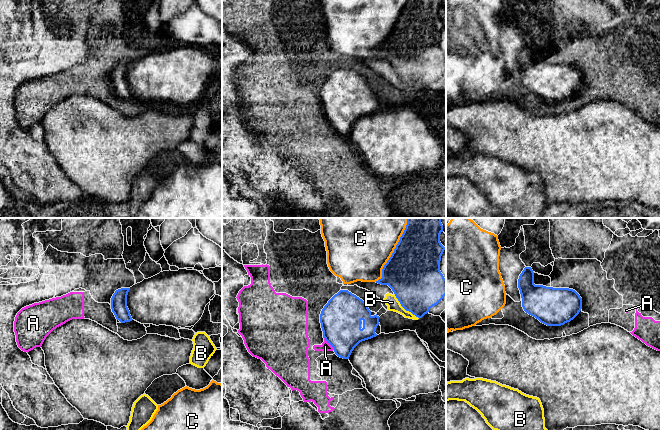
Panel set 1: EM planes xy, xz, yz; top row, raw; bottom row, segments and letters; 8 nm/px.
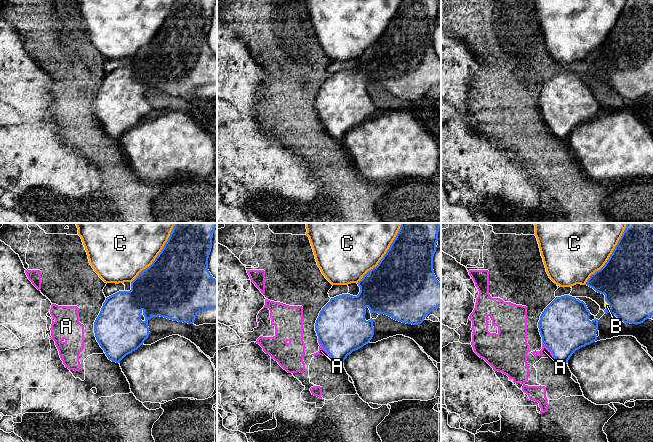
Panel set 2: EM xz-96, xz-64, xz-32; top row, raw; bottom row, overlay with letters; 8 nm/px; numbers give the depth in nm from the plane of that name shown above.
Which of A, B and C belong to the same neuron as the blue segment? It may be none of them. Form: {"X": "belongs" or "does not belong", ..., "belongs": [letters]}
{"A": "does not belong", "B": "does not belong", "C": "does not belong", "belongs": []}

